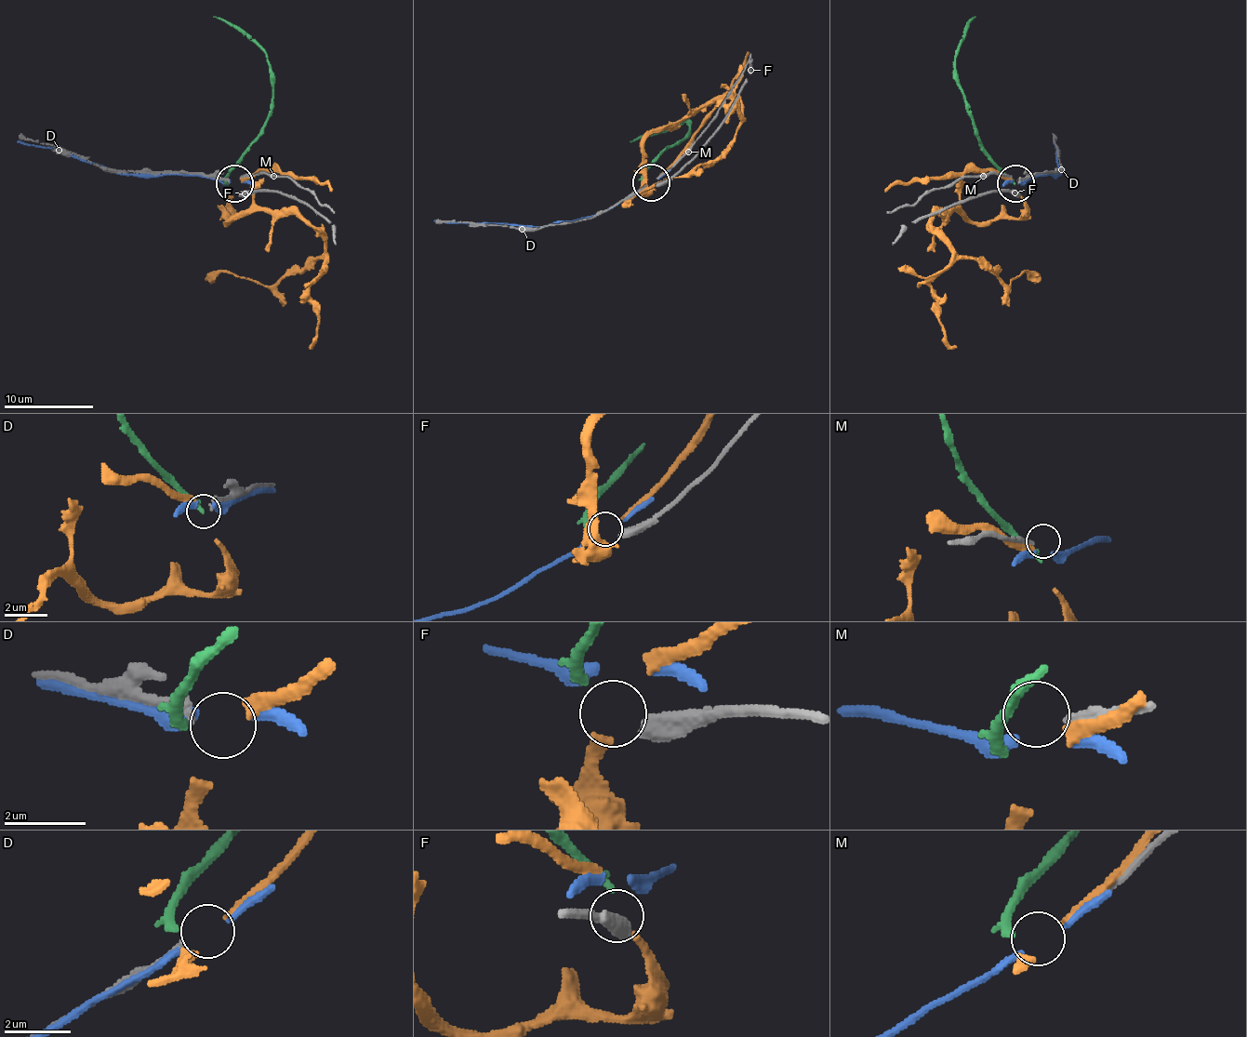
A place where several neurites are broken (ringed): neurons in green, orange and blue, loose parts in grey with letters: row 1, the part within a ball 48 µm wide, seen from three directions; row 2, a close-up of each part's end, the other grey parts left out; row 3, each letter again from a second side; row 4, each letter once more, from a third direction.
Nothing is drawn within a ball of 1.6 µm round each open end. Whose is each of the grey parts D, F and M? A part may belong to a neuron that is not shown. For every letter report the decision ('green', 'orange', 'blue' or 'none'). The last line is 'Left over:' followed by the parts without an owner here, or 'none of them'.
D: orange
F: green
M: none
Left over: M

